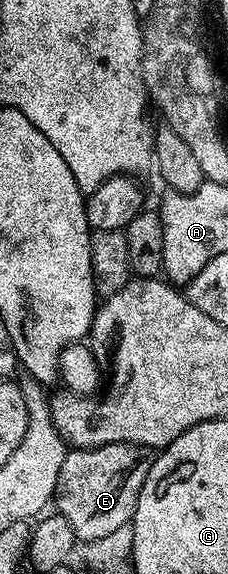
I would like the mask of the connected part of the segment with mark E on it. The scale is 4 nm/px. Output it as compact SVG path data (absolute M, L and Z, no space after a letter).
M109 443L108 445L102 445L96 449L76 449L72 448L65 455L65 463L61 463L61 471L59 472L59 478L57 479L57 487L55 488L55 496L53 498L54 504L57 506L57 512L61 514L65 519L69 519L69 523L73 527L76 538L80 542L86 543L89 541L101 541L104 537L113 537L120 532L119 528L126 526L128 522L135 516L135 504L139 498L139 492L141 487L145 483L145 475L149 475L149 467L153 460L152 450L148 449L146 445L130 445L129 443Z

